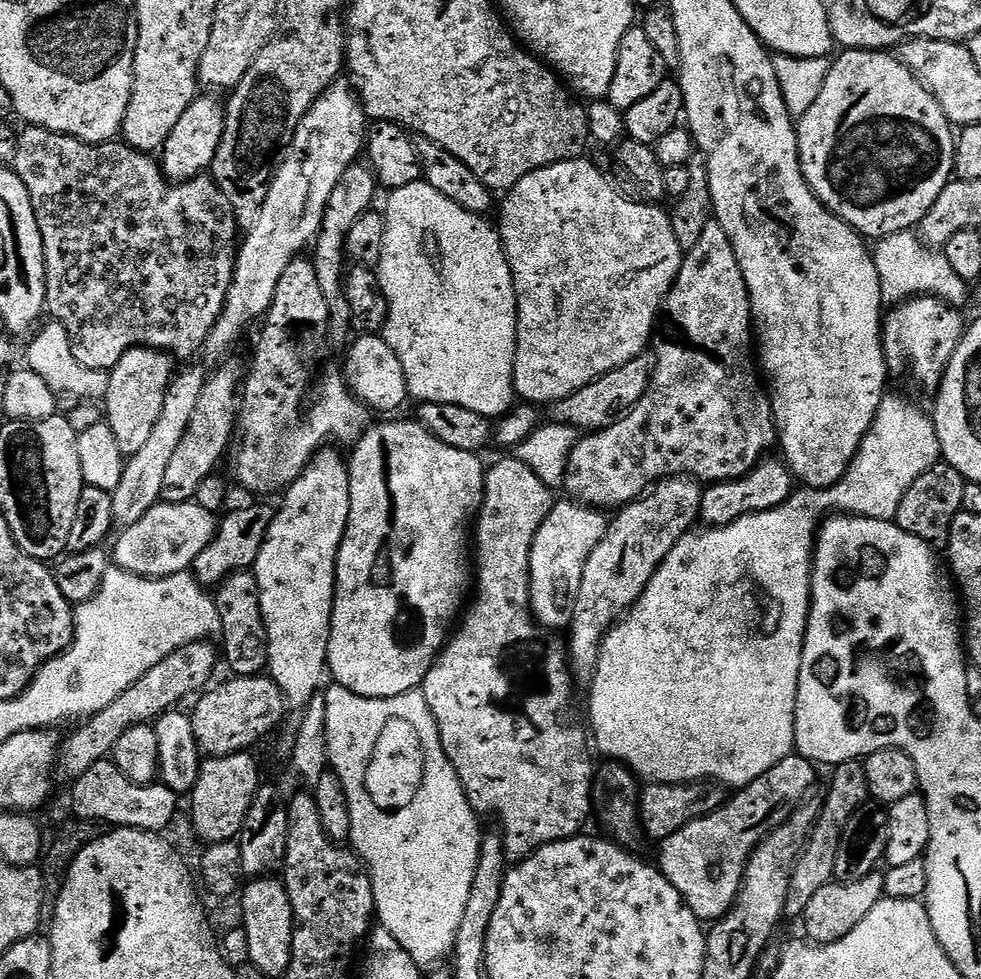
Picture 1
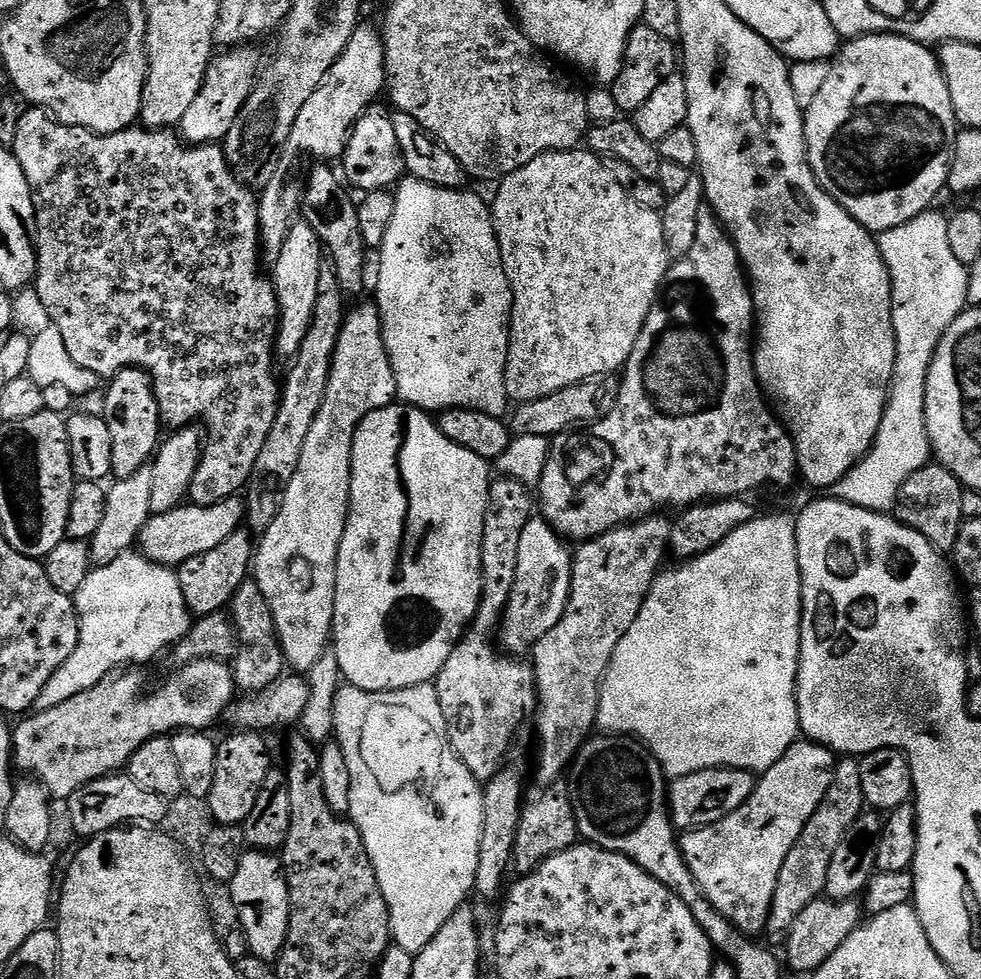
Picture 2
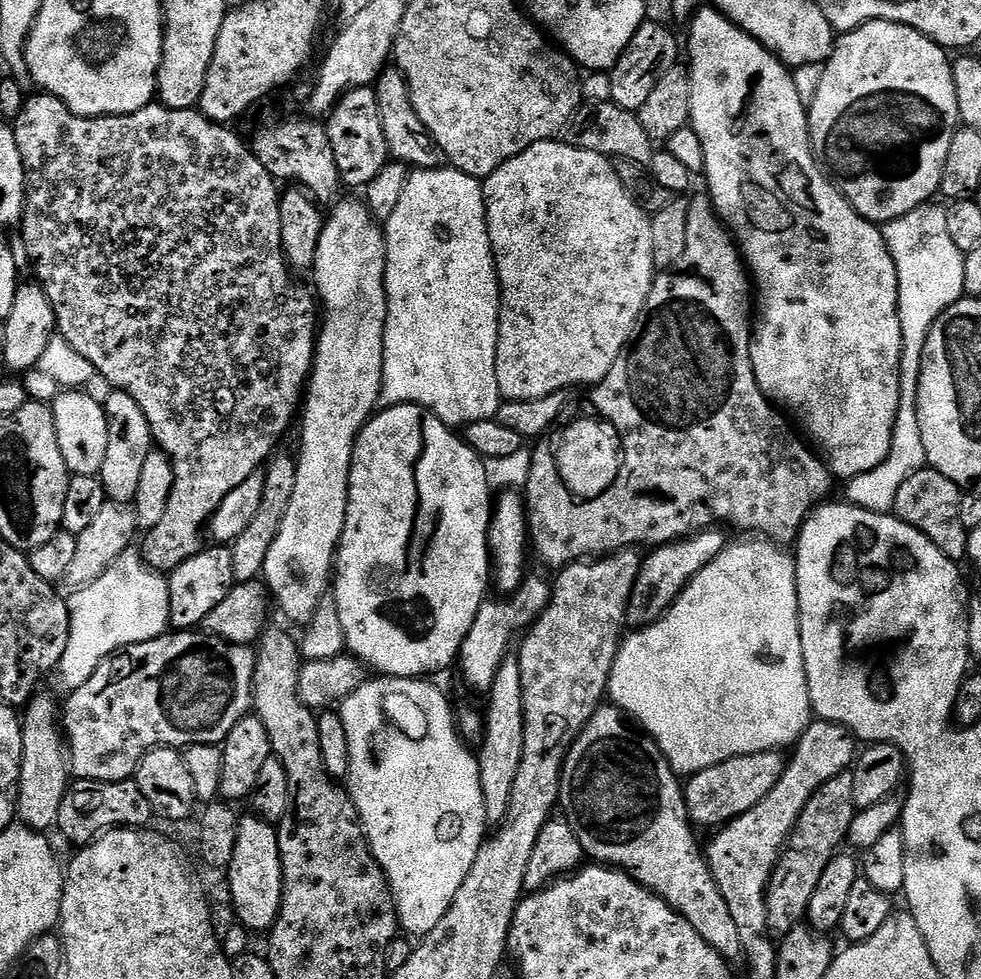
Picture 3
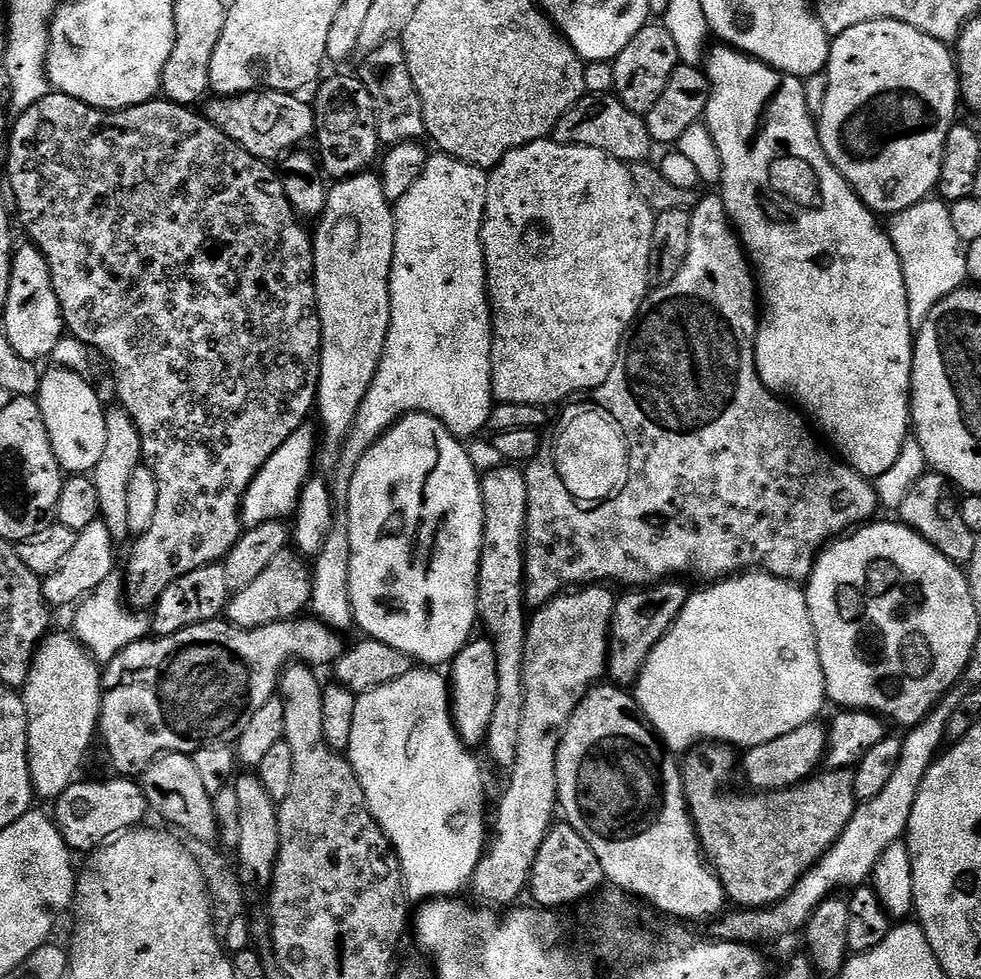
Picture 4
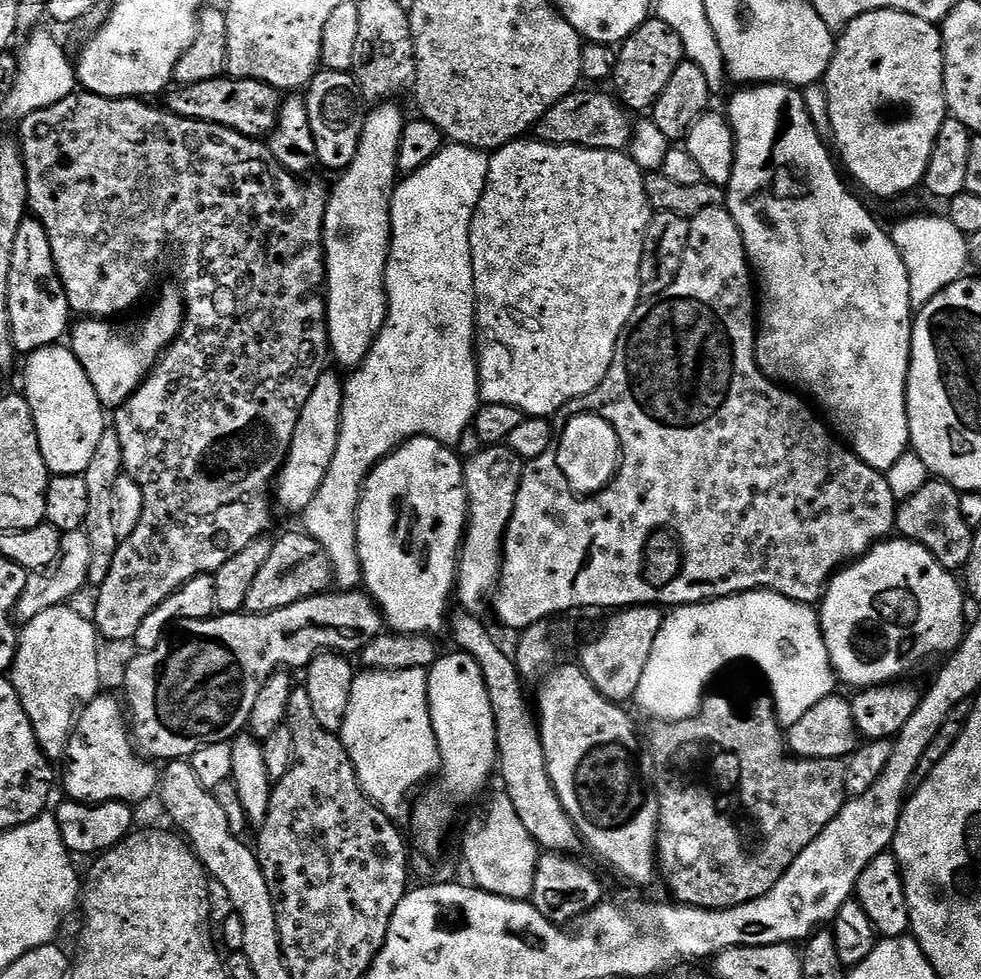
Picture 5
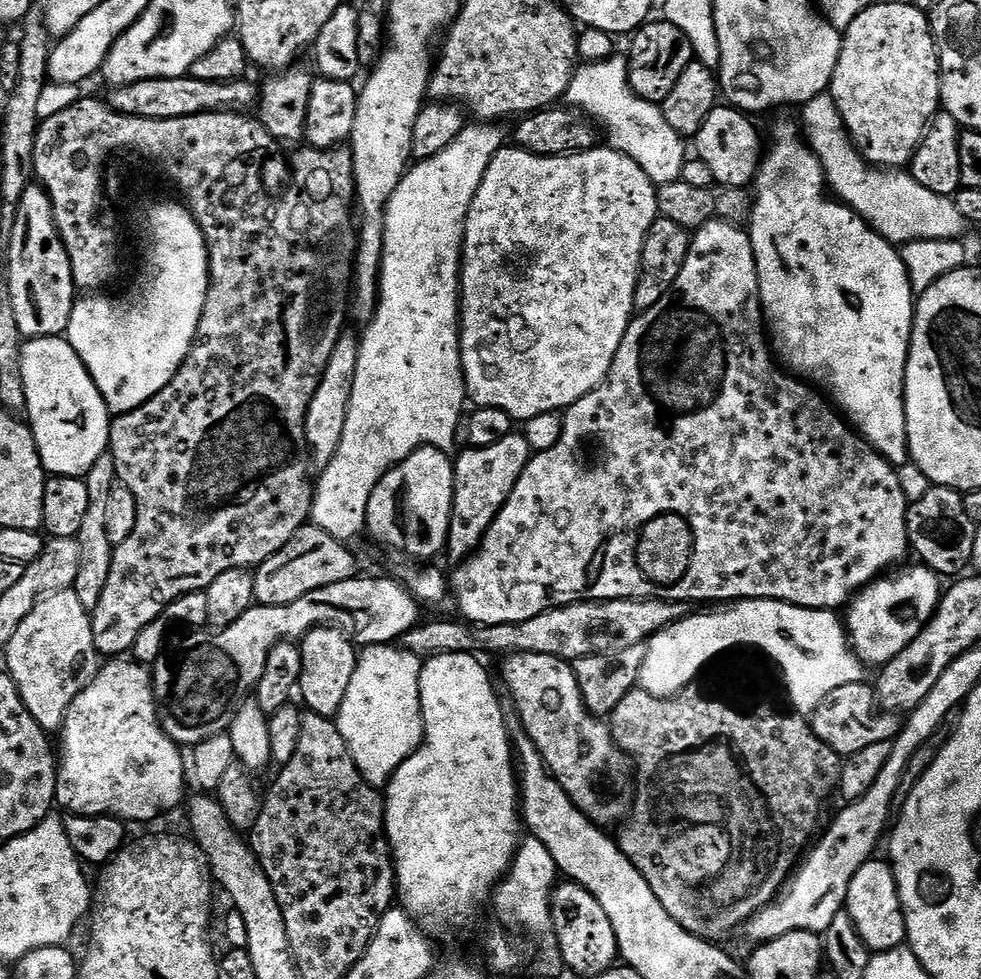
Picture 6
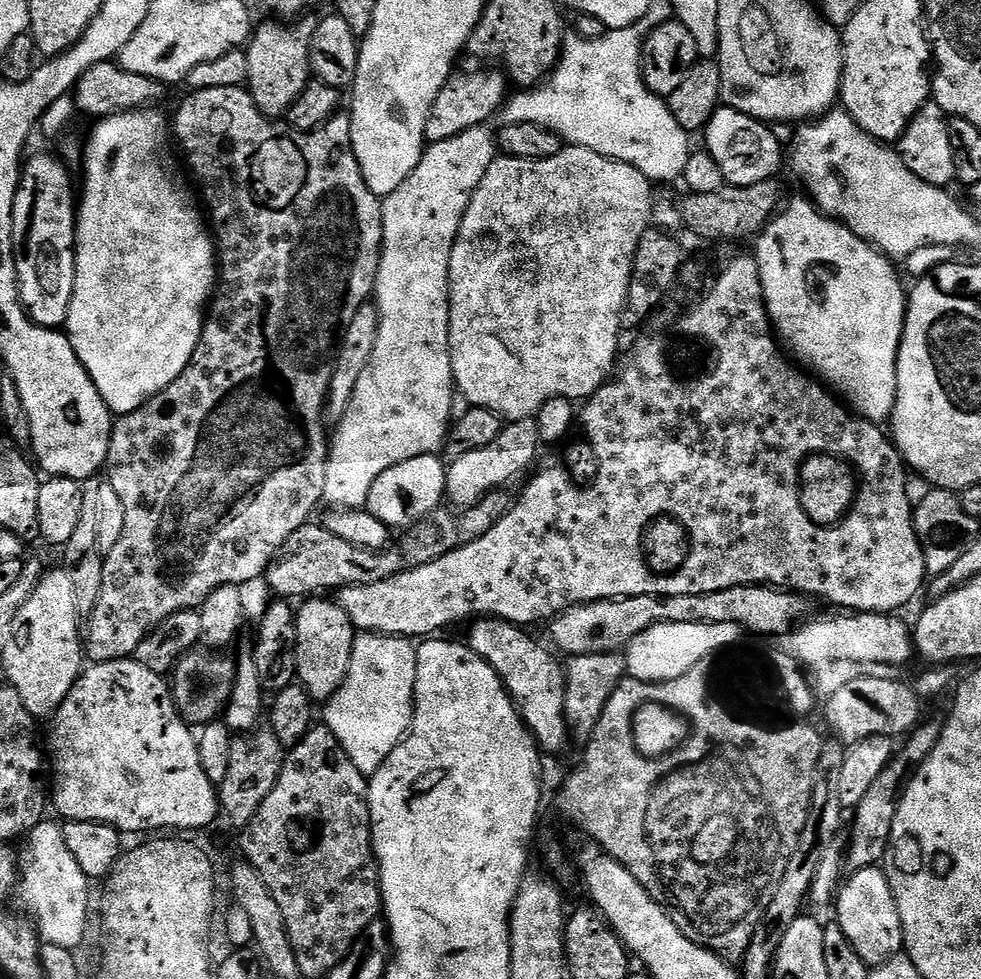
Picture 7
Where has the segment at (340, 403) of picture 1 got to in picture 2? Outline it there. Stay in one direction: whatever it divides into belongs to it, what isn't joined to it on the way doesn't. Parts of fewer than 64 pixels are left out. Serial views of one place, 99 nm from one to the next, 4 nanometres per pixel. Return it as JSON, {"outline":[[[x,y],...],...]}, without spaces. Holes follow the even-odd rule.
{"outline":[[[297,219],[290,234],[286,234],[286,242],[282,242],[282,250],[274,257],[273,264],[276,265],[270,271],[272,288],[280,307],[280,325],[276,327],[277,357],[296,357],[302,346],[302,338],[306,338],[306,330],[310,330],[310,318],[314,318],[314,301],[318,298],[318,277],[322,275],[325,256],[326,249],[320,243],[318,234],[314,234],[304,219]]]}

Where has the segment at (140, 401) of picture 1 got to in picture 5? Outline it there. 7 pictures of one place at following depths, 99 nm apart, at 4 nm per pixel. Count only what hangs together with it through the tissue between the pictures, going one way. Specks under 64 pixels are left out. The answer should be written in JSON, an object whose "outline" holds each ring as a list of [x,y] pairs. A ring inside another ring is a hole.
{"outline":[[[106,430],[102,434],[102,442],[98,442],[98,450],[94,452],[94,458],[90,461],[87,472],[84,473],[84,481],[86,482],[86,490],[90,493],[90,514],[86,514],[86,522],[84,528],[88,534],[88,541],[92,550],[92,562],[88,571],[88,584],[99,586],[106,582],[106,576],[110,574],[110,566],[114,562],[114,554],[118,550],[121,537],[116,529],[116,499],[114,498],[114,490],[118,478],[124,472],[124,454],[122,442],[119,441],[118,434],[114,430]]]}

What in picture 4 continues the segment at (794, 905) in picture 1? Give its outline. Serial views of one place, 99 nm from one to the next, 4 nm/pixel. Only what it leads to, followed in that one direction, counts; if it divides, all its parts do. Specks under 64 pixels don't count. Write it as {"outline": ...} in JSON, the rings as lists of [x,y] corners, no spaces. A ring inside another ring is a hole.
{"outline":[[[731,747],[720,752],[720,758],[708,758],[712,760],[710,764],[702,762],[692,772],[696,776],[683,776],[692,826],[700,841],[700,851],[720,879],[725,897],[744,910],[766,908],[788,894],[797,880],[832,847],[856,813],[853,769],[817,771],[792,788],[767,793],[766,802],[764,794],[760,794],[760,820],[756,820],[752,814],[744,814],[744,804],[752,804],[750,794],[734,790],[734,804],[726,804],[728,779],[734,775],[730,760],[738,758],[730,758]],[[736,879],[745,880],[745,884],[732,884]]]}

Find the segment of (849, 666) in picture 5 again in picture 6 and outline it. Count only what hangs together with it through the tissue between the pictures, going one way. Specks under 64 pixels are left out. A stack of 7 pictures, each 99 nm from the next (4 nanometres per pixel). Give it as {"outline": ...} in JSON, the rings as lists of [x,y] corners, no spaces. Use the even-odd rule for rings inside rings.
{"outline":[[[923,566],[905,567],[905,572],[885,575],[860,589],[847,605],[846,633],[856,657],[865,665],[890,663],[918,634],[936,612],[942,595],[941,577]]]}

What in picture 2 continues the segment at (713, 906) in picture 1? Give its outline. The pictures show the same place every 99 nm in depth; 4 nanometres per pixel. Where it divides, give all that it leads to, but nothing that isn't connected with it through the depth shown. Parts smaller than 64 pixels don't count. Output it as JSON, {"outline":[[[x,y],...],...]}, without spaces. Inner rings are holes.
{"outline":[[[807,738],[797,739],[755,781],[750,798],[734,814],[679,837],[680,852],[700,893],[745,936],[756,938],[767,929],[782,862],[826,798],[837,763],[832,749]]]}

